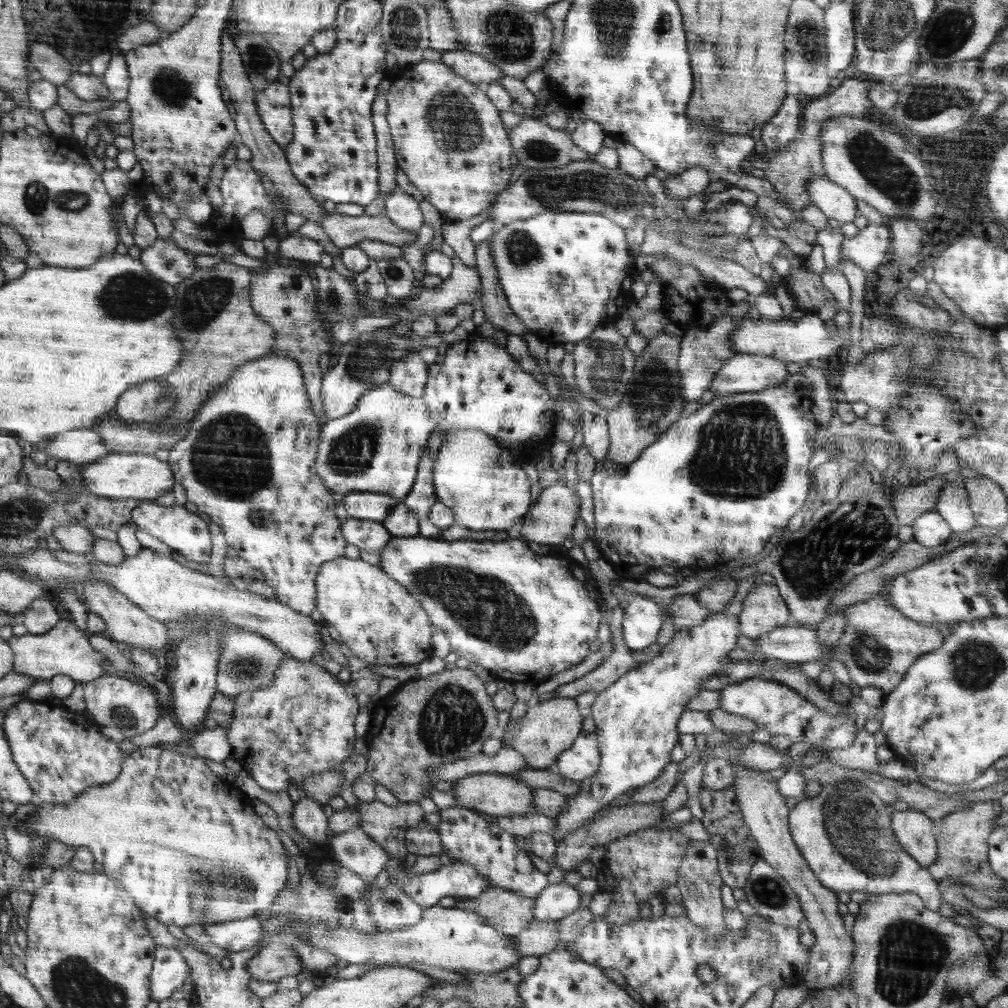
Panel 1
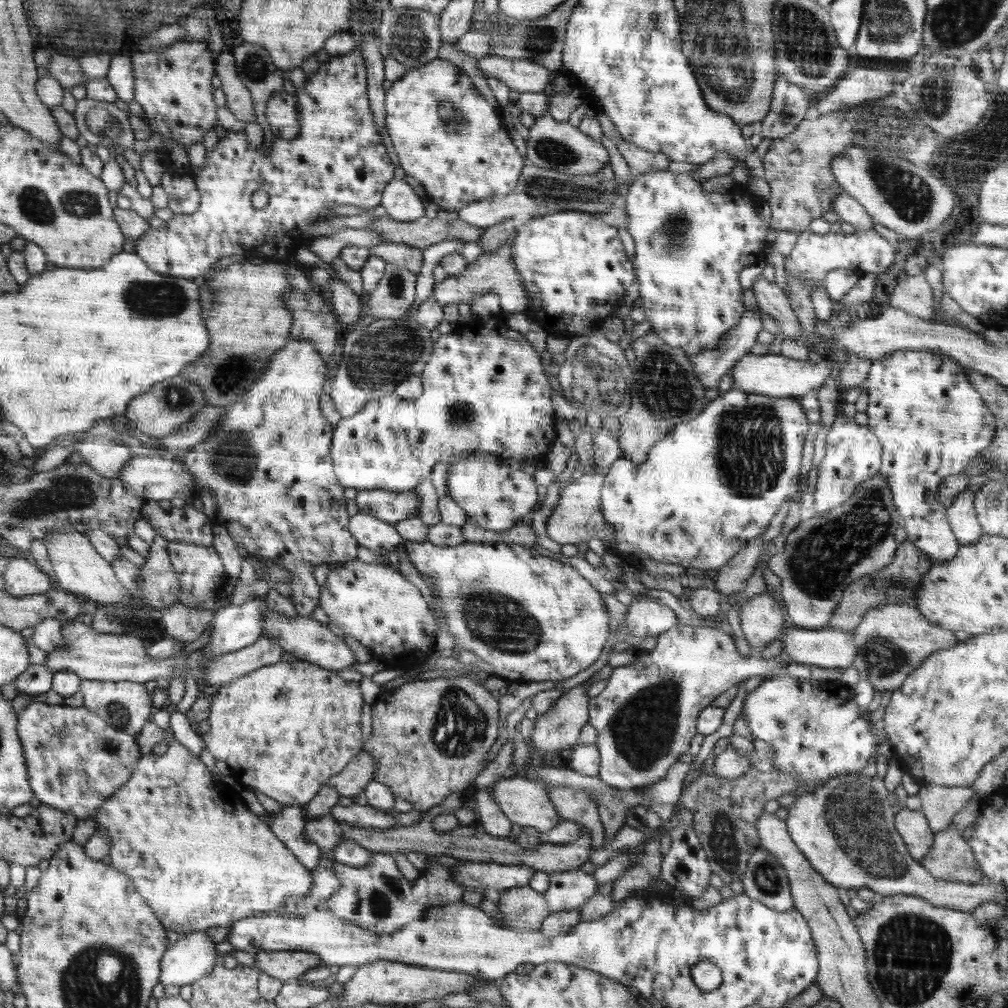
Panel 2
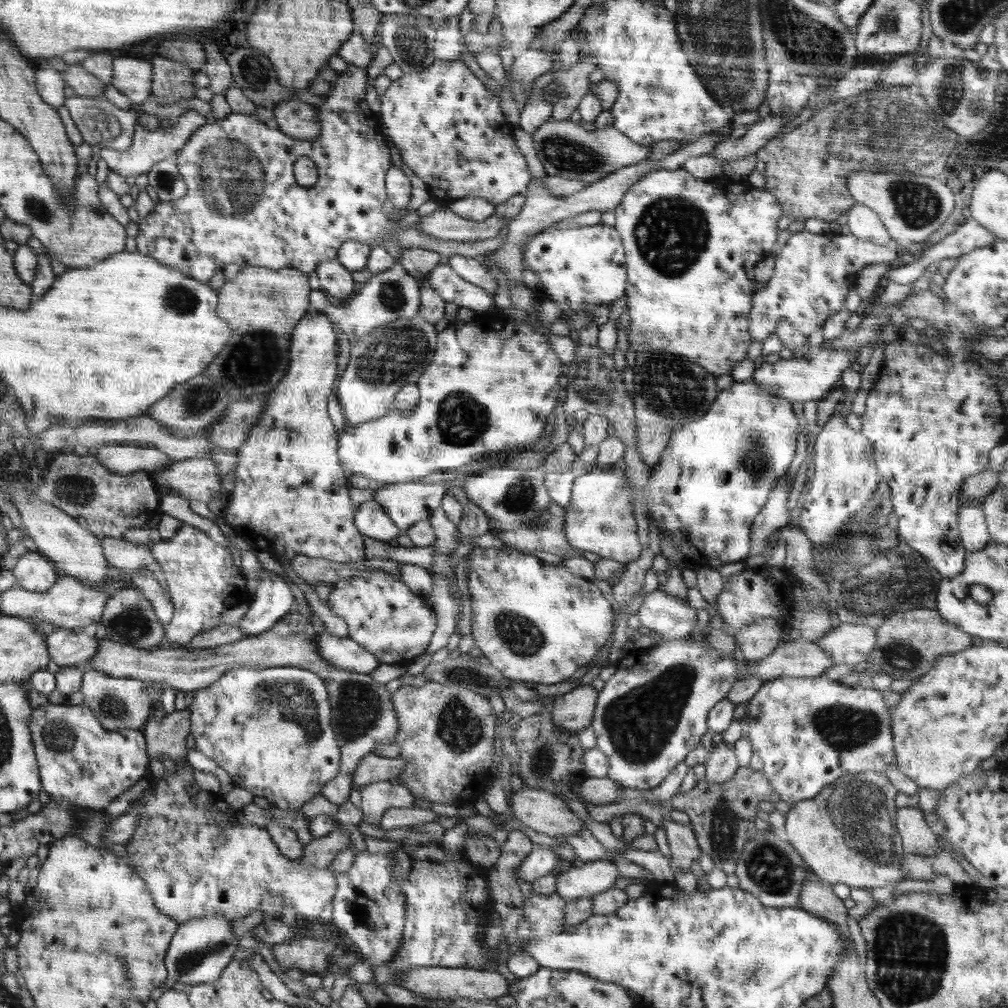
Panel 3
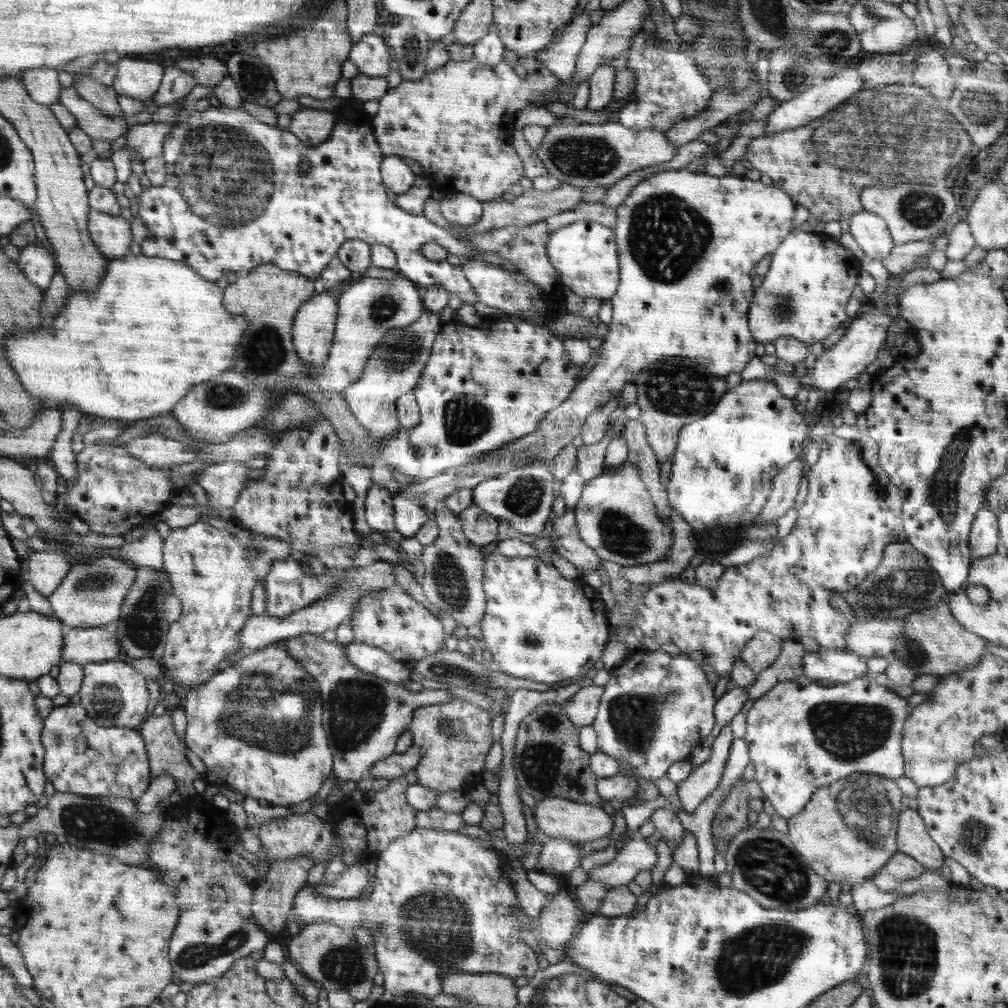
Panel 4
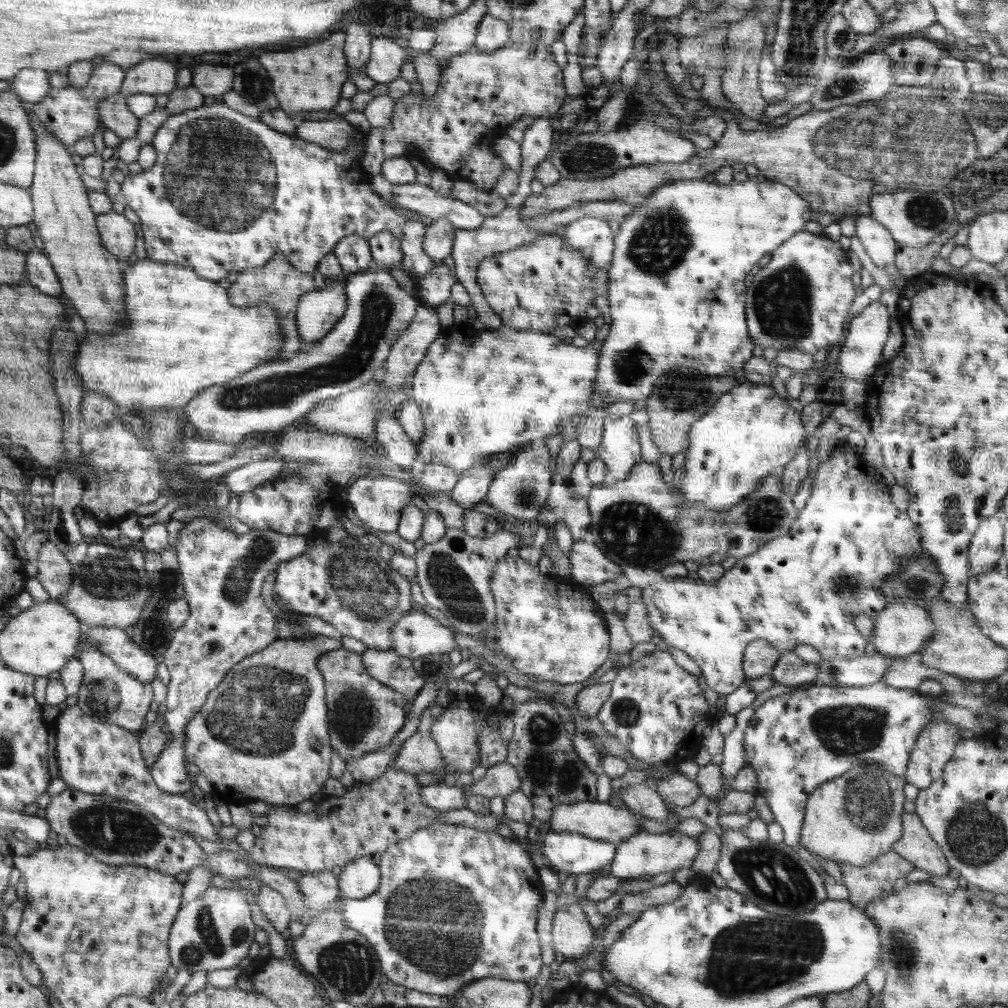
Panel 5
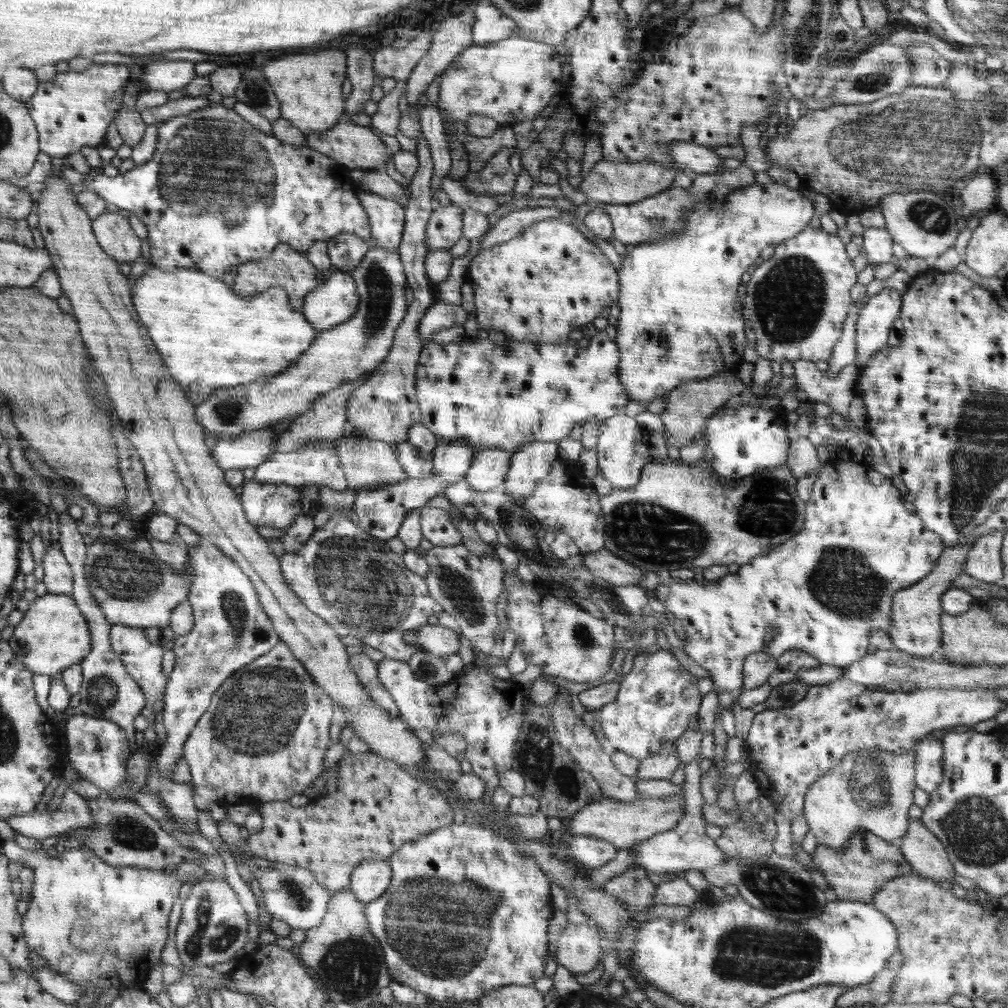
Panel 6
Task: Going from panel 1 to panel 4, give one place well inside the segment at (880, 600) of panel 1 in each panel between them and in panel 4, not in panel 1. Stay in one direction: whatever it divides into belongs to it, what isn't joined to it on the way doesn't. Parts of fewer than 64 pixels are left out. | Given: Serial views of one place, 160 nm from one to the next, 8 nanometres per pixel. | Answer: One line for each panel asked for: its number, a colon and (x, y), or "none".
2: (892, 640)
3: (908, 644)
4: (934, 643)

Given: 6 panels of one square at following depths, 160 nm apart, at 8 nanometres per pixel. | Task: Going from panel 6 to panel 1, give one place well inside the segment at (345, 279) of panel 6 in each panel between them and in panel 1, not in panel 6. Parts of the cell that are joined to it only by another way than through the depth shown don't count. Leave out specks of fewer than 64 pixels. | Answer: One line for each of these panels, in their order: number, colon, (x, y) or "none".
1: (248, 460)
2: (269, 465)
3: (290, 498)
4: (313, 330)
5: (318, 311)

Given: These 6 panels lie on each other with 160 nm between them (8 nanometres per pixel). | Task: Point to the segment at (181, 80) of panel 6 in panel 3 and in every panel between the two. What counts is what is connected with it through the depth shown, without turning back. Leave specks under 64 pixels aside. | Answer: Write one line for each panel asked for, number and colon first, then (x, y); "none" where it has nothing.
3: (132, 76)
4: (140, 79)
5: (151, 76)

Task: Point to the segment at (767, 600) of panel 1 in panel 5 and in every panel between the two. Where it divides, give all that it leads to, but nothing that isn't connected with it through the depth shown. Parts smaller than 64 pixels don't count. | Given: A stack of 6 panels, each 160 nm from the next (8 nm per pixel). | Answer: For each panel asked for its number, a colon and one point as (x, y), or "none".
2: (761, 618)
3: (756, 640)
4: (762, 650)
5: (760, 656)

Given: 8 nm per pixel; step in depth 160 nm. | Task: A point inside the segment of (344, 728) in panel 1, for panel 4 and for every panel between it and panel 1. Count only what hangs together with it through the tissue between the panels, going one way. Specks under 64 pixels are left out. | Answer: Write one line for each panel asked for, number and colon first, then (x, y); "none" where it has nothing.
2: (288, 728)
3: (270, 730)
4: (258, 727)

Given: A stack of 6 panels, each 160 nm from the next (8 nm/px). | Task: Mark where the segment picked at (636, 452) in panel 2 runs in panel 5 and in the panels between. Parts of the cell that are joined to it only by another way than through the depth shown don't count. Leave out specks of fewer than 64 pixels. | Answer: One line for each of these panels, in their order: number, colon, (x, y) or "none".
3: (670, 391)
4: (673, 392)
5: (680, 397)

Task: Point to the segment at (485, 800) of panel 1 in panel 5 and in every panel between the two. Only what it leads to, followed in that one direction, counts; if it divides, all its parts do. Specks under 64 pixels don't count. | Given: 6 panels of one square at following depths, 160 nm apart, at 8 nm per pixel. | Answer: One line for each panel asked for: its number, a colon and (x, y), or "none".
2: (524, 802)
3: (544, 812)
4: (555, 816)
5: (597, 820)

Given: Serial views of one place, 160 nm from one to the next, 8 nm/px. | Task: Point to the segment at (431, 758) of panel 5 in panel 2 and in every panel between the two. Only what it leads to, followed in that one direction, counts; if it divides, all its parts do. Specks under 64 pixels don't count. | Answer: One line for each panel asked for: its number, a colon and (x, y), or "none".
2: (352, 781)
3: (373, 768)
4: (397, 764)

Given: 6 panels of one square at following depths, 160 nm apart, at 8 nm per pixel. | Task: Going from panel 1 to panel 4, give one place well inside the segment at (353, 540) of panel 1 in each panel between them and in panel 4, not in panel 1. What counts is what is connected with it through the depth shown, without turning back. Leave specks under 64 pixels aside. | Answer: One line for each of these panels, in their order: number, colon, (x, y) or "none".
2: (381, 537)
3: (373, 520)
4: (379, 505)

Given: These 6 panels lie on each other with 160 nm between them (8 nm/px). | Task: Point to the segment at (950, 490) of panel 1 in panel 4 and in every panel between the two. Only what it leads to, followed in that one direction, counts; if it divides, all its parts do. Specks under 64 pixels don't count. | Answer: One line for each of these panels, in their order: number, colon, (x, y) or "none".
2: (962, 517)
3: (973, 532)
4: (983, 541)

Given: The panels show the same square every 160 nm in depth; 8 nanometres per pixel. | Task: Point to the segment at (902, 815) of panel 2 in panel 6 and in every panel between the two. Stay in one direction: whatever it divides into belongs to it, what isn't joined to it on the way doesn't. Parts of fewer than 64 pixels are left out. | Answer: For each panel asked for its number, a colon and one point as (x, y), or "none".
3: (917, 838)
4: (913, 839)
5: (915, 845)
6: (927, 856)

